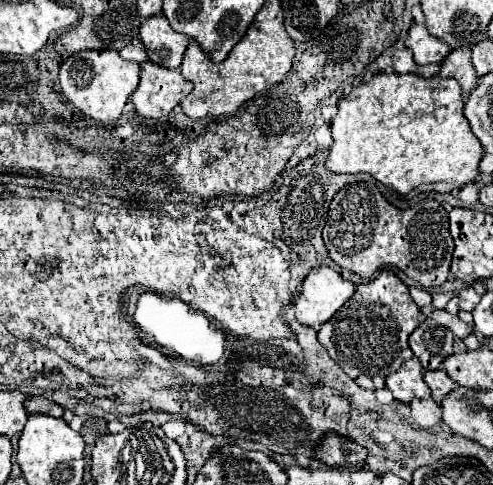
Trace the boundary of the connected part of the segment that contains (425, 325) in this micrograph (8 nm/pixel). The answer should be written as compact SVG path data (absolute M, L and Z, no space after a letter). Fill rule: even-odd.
M433 319L423 321L409 337L409 347L423 369L439 369L445 357L453 355L453 333Z

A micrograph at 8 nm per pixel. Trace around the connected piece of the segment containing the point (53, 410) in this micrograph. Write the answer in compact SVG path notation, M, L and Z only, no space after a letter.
M35 395L31 399L25 401L25 411L29 415L35 415L35 413L41 413L41 415L51 415L51 417L61 417L63 415L63 407L59 407L57 403L41 397L41 395Z

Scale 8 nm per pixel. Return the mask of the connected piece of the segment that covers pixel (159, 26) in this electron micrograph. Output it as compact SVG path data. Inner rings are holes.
M163 15L149 17L141 25L139 35L151 63L167 67L167 69L177 69L181 65L189 39L173 31L169 21Z

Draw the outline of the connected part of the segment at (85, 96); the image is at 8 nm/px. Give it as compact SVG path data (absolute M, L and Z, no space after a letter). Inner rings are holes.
M81 51L69 55L63 61L59 81L63 93L75 103L77 109L83 111L91 109L91 119L107 123L115 121L121 115L127 99L139 85L139 73L141 73L139 63L121 59L117 51Z

